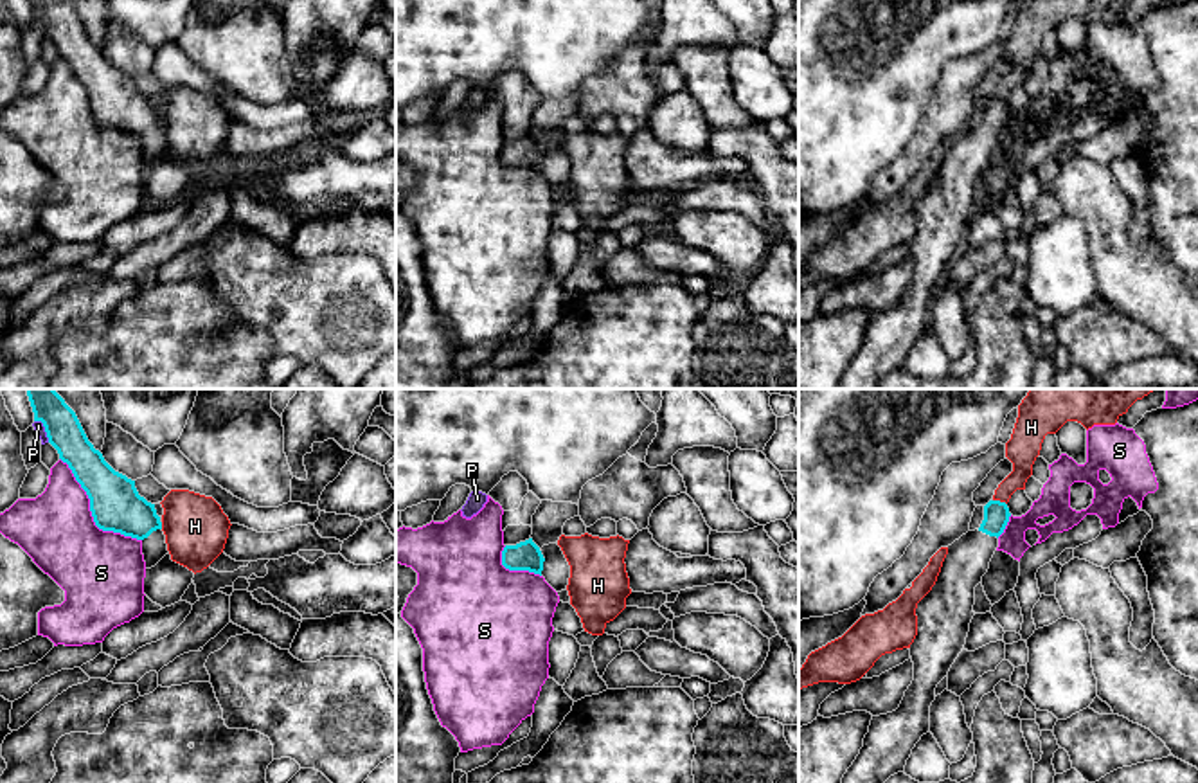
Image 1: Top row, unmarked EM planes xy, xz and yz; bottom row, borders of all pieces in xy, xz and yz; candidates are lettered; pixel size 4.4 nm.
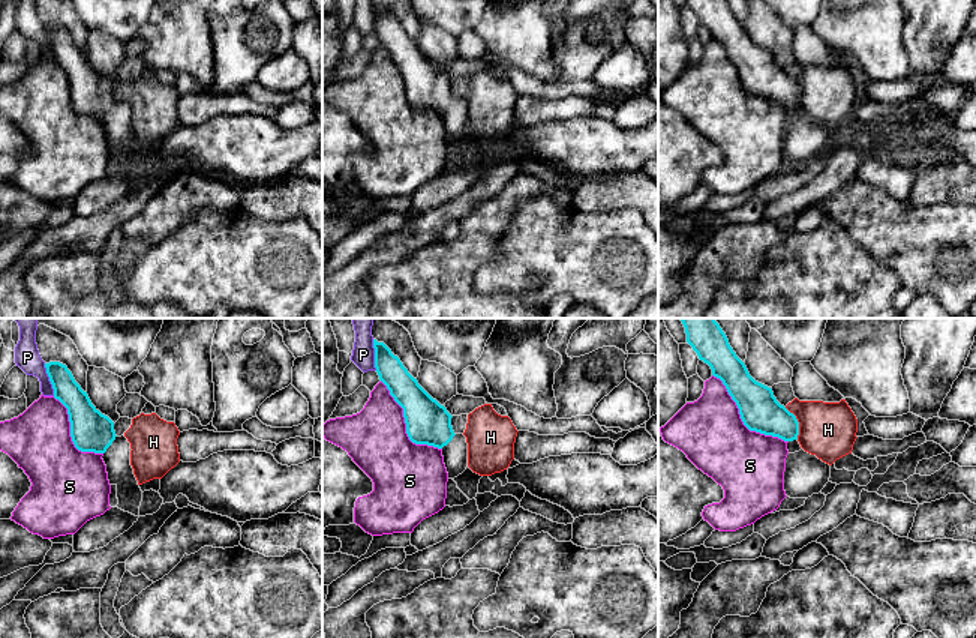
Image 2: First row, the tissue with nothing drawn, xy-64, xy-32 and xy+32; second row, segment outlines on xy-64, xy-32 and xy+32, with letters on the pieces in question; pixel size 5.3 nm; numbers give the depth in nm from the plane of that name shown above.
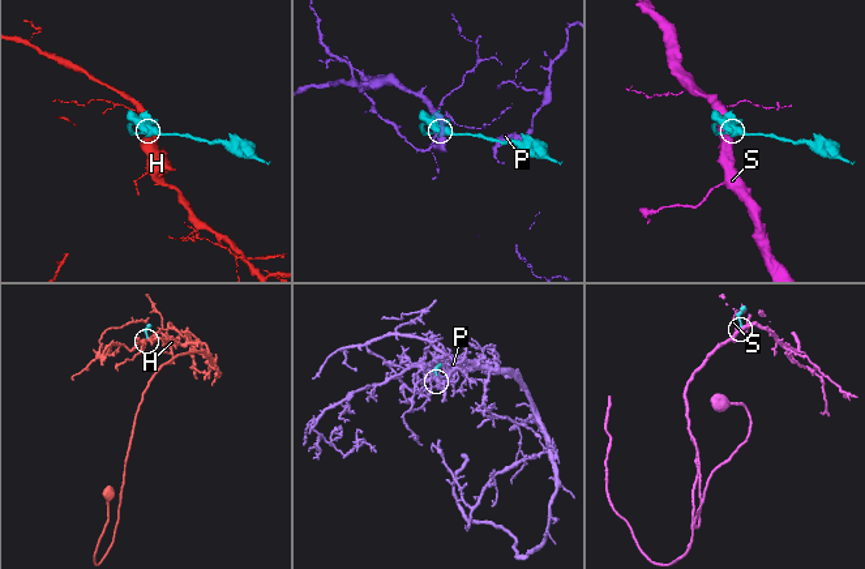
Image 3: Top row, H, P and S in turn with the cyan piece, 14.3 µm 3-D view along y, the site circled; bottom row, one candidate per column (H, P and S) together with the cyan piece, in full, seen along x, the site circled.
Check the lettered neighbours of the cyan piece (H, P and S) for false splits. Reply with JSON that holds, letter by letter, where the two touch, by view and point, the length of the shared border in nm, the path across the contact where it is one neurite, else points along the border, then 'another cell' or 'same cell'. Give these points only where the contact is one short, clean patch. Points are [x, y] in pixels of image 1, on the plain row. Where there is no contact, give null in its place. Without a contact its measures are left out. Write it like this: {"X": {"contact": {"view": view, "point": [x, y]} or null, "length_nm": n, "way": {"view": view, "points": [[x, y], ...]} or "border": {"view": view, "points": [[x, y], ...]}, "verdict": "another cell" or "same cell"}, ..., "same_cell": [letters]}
{"H": {"contact": {"view": "yz", "point": [999, 98]}, "length_nm": 70, "border": {"view": "yz", "points": [[993, 96], [1006, 101]]}, "verdict": "another cell"}, "P": {"contact": {"view": "xy", "point": [45, 26]}, "length_nm": 120, "border": {"view": "xy", "points": [[35, 17], [42, 20], [49, 38]]}, "verdict": "another cell"}, "S": {"contact": {"view": "xy", "point": [92, 110]}, "length_nm": 500, "verdict": "another cell"}, "same_cell": []}

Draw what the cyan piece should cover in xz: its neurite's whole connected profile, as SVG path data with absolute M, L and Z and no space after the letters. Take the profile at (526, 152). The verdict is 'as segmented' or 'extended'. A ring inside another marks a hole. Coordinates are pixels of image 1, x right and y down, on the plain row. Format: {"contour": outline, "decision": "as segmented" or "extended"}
{"contour": "M532 135L516 142L505 142L502 148L502 162L509 167L529 167L545 175L545 178L561 189L568 182L570 162L558 140L541 146Z", "decision": "extended"}

